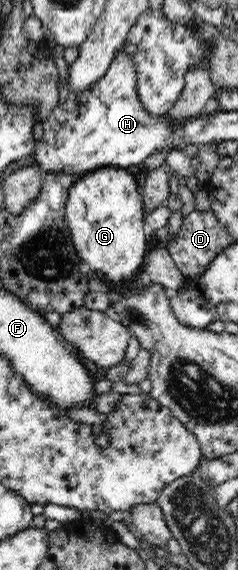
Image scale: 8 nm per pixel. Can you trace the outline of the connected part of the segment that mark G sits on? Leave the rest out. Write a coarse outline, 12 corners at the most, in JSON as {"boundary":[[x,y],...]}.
{"boundary":[[127,169],[80,177],[65,213],[96,279],[132,283],[146,255]]}

